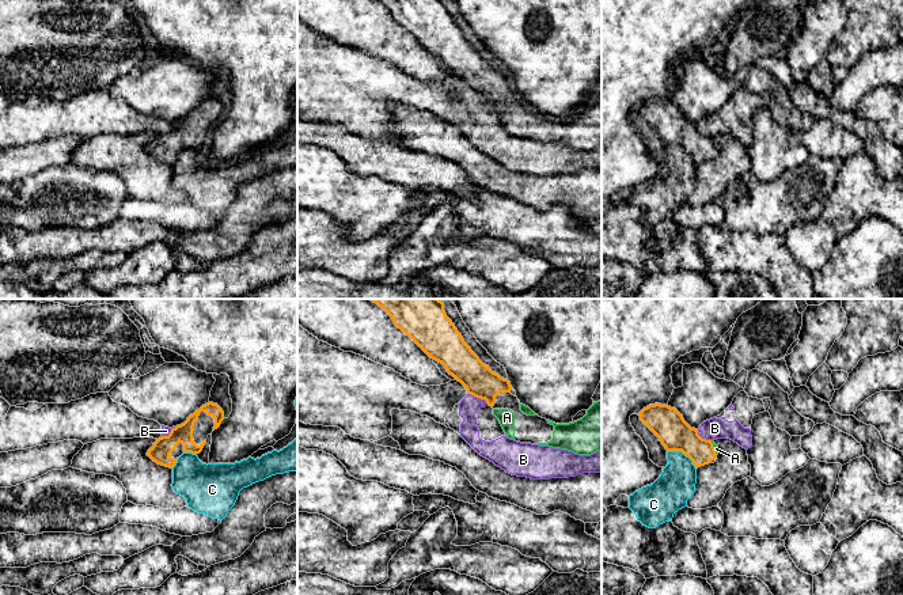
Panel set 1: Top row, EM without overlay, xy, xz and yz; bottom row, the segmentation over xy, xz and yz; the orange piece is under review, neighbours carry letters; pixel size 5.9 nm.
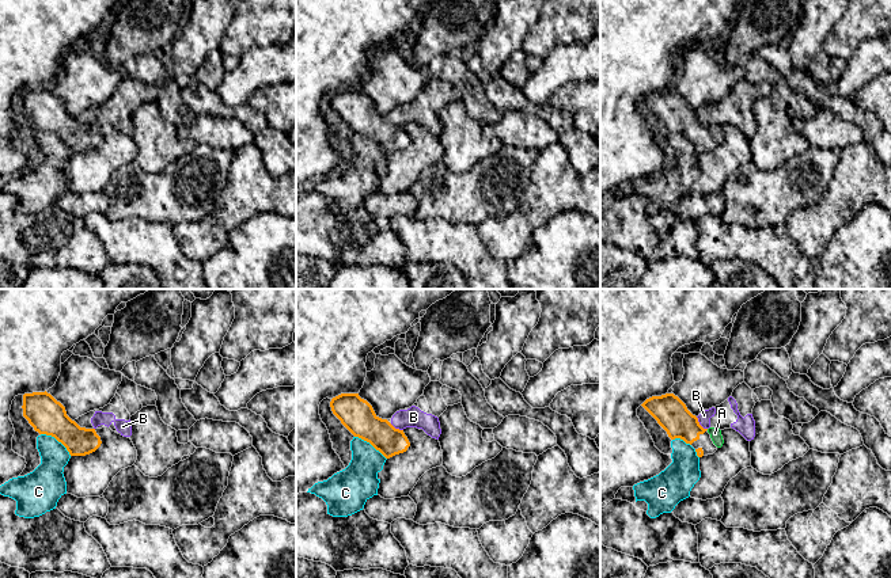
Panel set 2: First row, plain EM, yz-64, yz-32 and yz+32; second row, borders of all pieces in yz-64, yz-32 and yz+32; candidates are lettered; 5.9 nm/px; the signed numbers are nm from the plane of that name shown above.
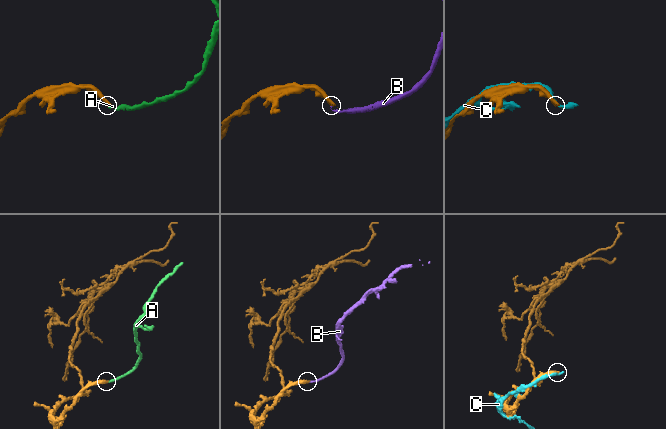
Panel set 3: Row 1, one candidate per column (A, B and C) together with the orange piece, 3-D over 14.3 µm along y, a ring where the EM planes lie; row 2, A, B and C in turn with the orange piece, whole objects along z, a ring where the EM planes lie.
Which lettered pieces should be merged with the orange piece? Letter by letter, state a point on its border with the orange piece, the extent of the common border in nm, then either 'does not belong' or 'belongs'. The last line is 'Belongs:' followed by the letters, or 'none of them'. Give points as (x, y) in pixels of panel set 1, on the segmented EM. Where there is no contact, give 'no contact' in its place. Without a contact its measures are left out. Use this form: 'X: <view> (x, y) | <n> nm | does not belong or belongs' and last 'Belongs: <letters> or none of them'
A: yz (713, 448) | 90 nm | belongs
B: xz (478, 397) | 140 nm | does not belong
C: yz (683, 453) | 200 nm | does not belong
Belongs: A

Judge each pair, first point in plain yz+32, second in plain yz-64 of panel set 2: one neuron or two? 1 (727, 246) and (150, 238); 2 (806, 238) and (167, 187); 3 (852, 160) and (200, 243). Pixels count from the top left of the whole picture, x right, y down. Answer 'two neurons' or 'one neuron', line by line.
1: one neuron
2: two neurons
3: one neuron

